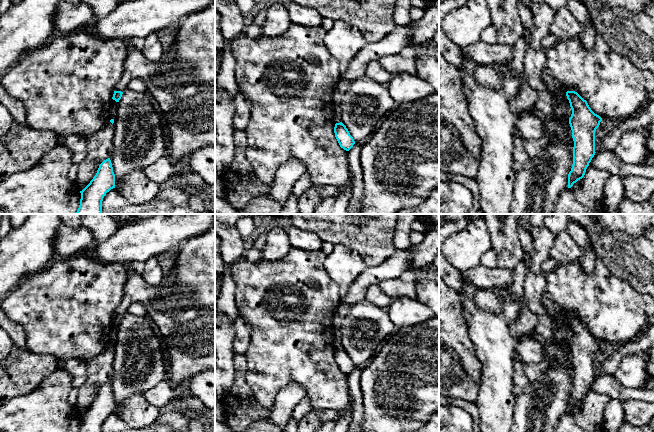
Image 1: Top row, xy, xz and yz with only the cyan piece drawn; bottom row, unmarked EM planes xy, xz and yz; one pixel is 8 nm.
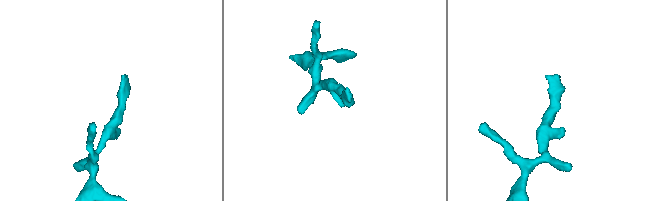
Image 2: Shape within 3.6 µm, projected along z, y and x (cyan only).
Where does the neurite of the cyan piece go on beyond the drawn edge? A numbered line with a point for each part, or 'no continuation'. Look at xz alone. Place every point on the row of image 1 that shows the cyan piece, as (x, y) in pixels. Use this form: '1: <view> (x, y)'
1: xz (337, 113)

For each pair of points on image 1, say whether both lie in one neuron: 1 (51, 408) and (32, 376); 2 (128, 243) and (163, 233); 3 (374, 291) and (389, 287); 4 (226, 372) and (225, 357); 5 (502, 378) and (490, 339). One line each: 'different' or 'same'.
1: different
2: same
3: different
4: same
5: same

